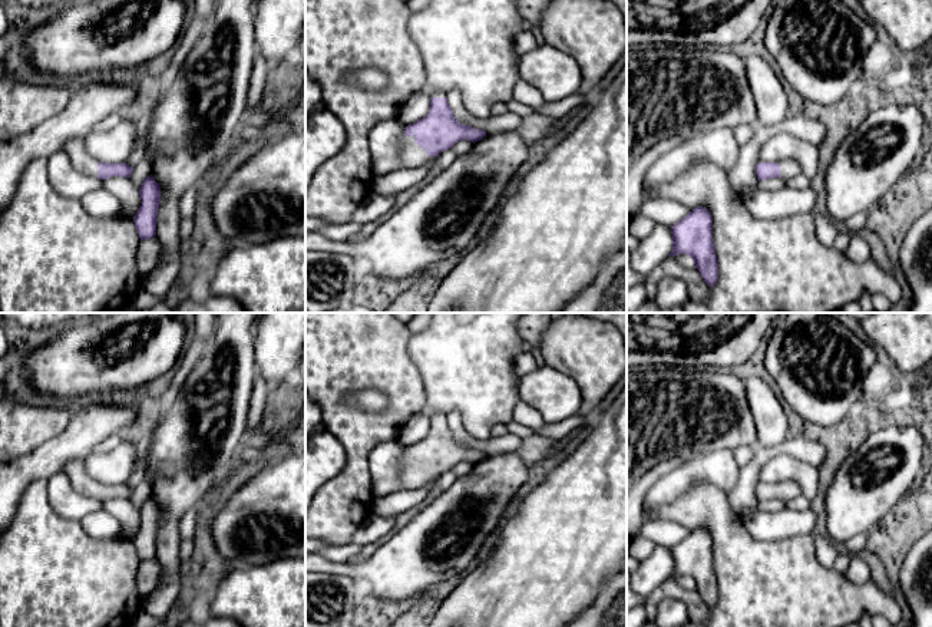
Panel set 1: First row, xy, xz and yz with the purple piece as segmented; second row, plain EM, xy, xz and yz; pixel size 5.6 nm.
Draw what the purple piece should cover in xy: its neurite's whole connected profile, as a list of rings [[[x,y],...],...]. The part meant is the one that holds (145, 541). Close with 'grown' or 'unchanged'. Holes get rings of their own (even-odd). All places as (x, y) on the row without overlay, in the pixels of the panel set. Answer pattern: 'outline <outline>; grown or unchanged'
outline [[[152,496],[141,506],[142,527],[133,538],[141,562],[156,557],[158,529],[161,525],[161,508]]]; unchanged

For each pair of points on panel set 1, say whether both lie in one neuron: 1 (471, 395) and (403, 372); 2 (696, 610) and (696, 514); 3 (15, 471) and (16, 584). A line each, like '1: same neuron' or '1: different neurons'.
1: different neurons
2: different neurons
3: different neurons

